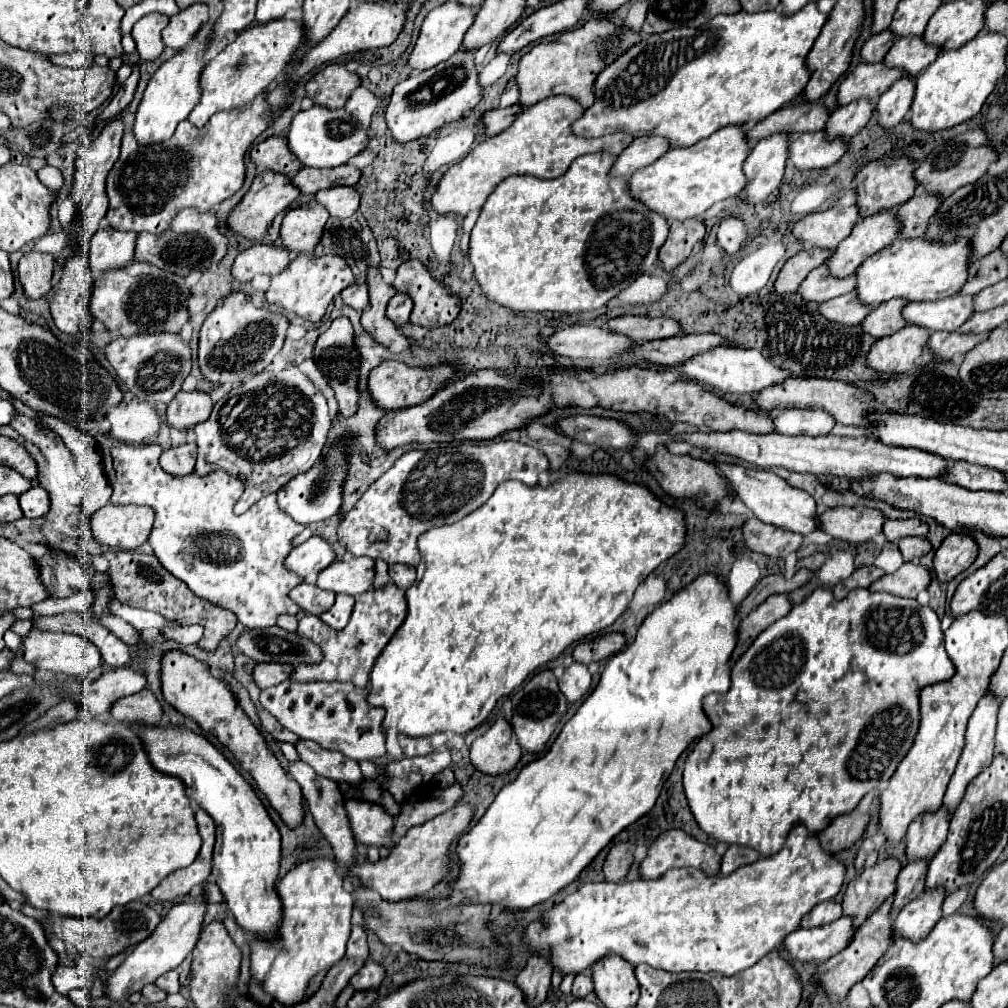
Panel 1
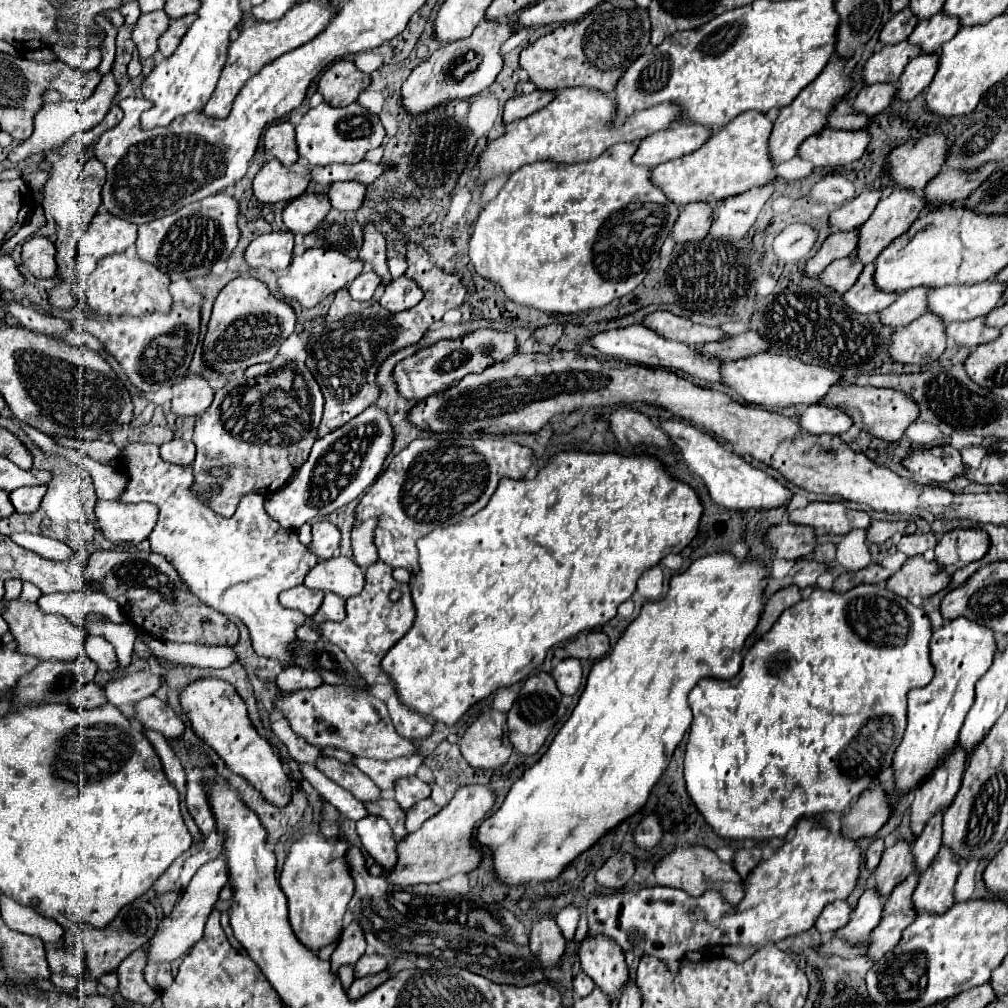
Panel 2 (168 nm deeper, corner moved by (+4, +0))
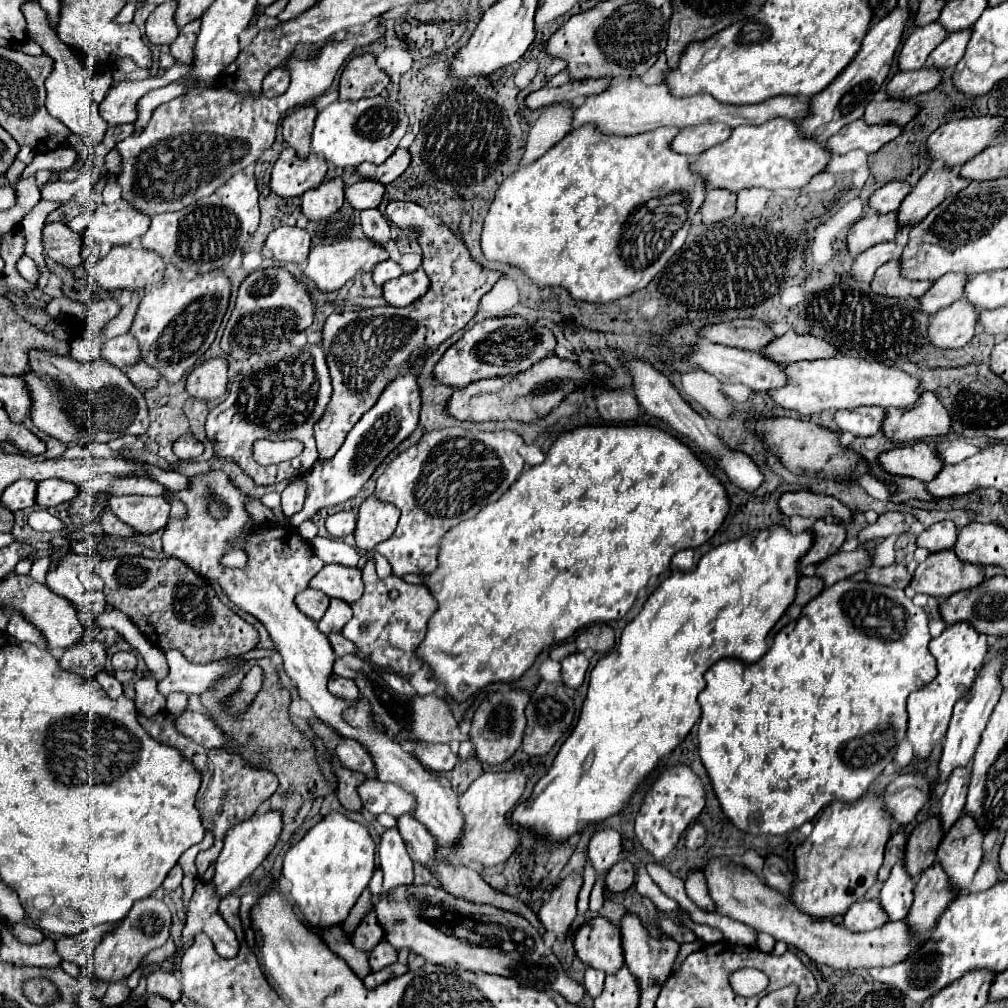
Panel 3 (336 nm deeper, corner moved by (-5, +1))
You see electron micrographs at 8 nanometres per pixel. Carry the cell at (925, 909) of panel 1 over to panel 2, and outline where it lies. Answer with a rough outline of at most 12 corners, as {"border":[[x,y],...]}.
{"border":[[936,854],[914,890],[922,912],[946,912],[954,900],[960,858]]}

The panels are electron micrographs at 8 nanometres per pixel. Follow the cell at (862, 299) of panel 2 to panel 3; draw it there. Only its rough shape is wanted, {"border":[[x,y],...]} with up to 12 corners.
{"border":[[899,263],[881,265],[871,281],[881,297],[923,297],[931,281],[909,281]]}

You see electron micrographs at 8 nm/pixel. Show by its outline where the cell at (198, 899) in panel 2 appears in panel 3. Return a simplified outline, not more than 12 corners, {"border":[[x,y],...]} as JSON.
{"border":[[267,811],[235,825],[215,863],[215,895],[231,895],[283,829]]}

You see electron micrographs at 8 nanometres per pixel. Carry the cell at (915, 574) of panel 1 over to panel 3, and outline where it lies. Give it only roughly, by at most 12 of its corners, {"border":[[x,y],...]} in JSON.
{"border":[[953,549],[917,565],[909,587],[937,599],[977,587],[979,565]]}

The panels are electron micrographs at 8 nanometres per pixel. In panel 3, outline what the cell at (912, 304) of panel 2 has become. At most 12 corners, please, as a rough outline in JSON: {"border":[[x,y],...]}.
{"border":[[947,273],[919,299],[919,309],[933,315],[961,299],[967,277]]}

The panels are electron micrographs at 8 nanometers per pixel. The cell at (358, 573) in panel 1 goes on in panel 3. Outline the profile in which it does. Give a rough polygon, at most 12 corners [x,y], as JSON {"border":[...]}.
{"border":[[325,565],[309,583],[327,597],[355,603],[363,595],[357,567]]}

